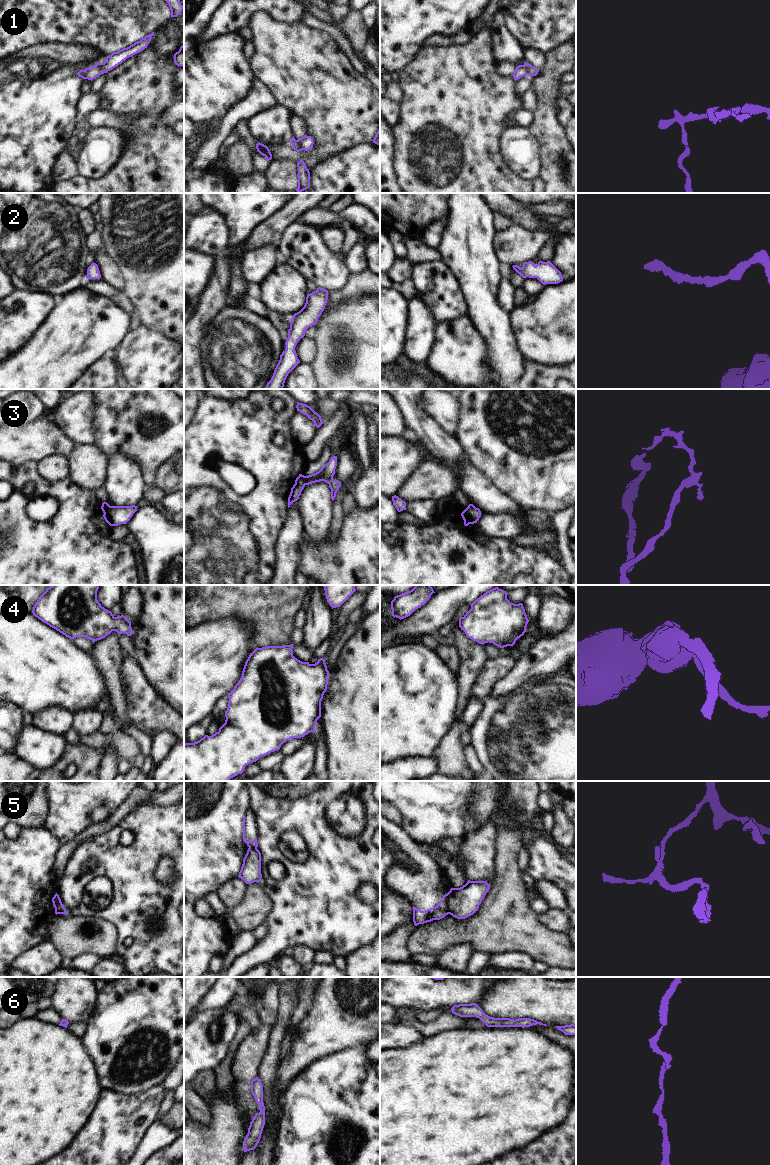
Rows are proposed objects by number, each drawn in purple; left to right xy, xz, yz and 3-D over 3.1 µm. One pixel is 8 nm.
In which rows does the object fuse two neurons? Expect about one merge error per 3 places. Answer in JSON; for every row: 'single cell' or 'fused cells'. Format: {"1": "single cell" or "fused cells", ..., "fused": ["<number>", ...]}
{"1": "fused cells", "2": "single cell", "3": "fused cells", "4": "single cell", "5": "fused cells", "6": "single cell", "fused": ["1", "3", "5"]}

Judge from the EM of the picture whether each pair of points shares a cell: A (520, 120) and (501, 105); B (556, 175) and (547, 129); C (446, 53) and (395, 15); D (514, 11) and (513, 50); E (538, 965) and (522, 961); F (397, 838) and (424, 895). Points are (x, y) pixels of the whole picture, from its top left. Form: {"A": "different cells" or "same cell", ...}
{"A": "different cells", "B": "same cell", "C": "different cells", "D": "different cells", "E": "different cells", "F": "same cell"}

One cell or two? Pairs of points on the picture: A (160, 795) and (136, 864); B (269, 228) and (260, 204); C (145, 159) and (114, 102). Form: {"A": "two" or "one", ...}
{"A": "two", "B": "two", "C": "one"}

